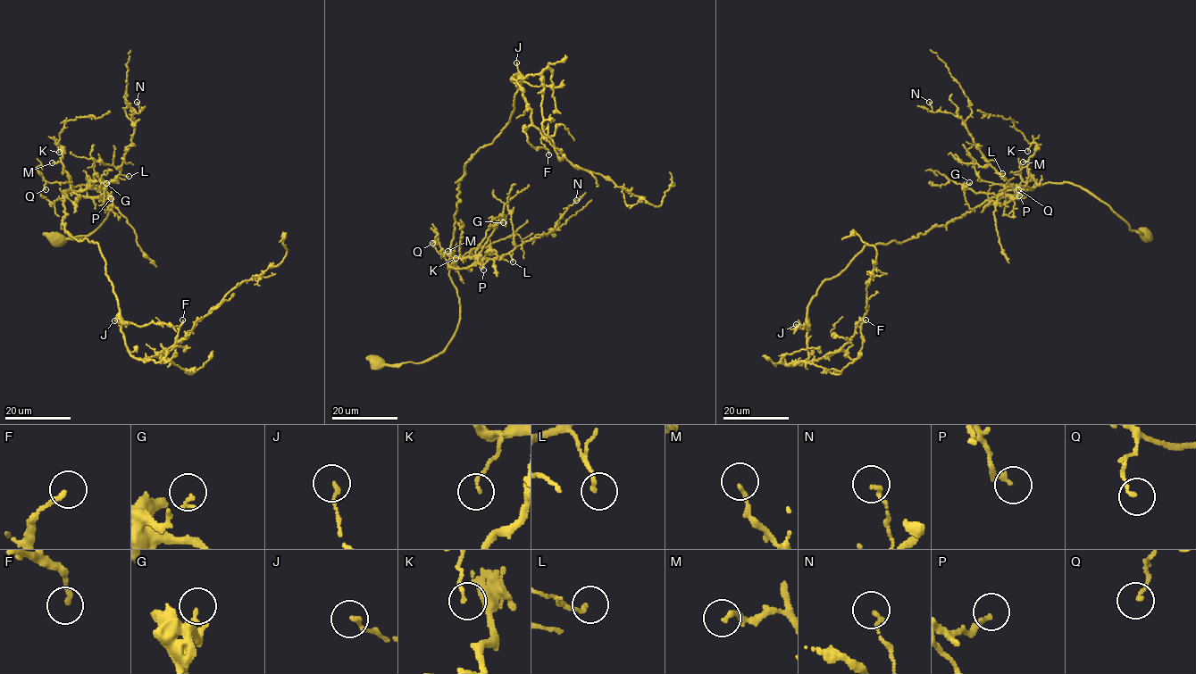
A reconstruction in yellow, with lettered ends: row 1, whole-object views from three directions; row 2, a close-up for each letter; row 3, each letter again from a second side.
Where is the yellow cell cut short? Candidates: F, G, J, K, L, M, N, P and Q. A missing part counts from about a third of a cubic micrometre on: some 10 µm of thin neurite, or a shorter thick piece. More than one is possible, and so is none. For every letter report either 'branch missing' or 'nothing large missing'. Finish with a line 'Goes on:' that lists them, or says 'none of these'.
F: nothing large missing
G: nothing large missing
J: nothing large missing
K: nothing large missing
L: nothing large missing
M: branch missing
N: nothing large missing
P: nothing large missing
Q: nothing large missing
Goes on: M

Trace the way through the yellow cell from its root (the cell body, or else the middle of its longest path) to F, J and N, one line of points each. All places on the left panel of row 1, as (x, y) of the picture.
F: (59, 240), (101, 226), (99, 187), (64, 190), (62, 222), (97, 244), (127, 350), (171, 358), (182, 320)
J: (59, 240), (101, 226), (102, 188), (64, 190), (62, 222), (97, 243), (123, 323), (114, 320)
N: (59, 240), (91, 234), (104, 220), (102, 188), (71, 186), (116, 179), (137, 102)

